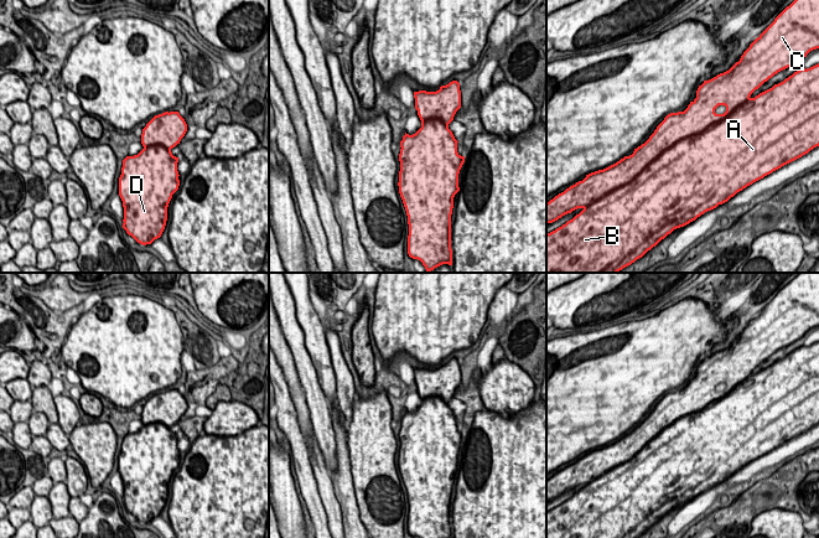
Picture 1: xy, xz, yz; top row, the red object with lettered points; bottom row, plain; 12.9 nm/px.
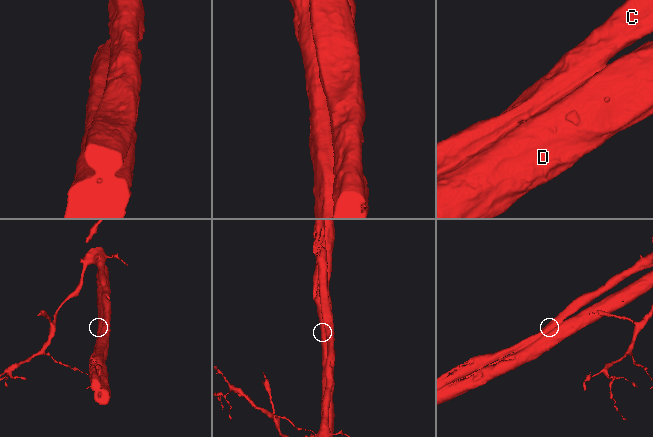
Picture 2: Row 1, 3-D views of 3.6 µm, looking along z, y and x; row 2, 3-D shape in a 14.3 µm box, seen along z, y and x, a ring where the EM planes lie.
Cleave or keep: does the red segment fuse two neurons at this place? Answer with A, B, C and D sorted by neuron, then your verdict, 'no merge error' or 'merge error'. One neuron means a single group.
groups A B D / C; merge error

